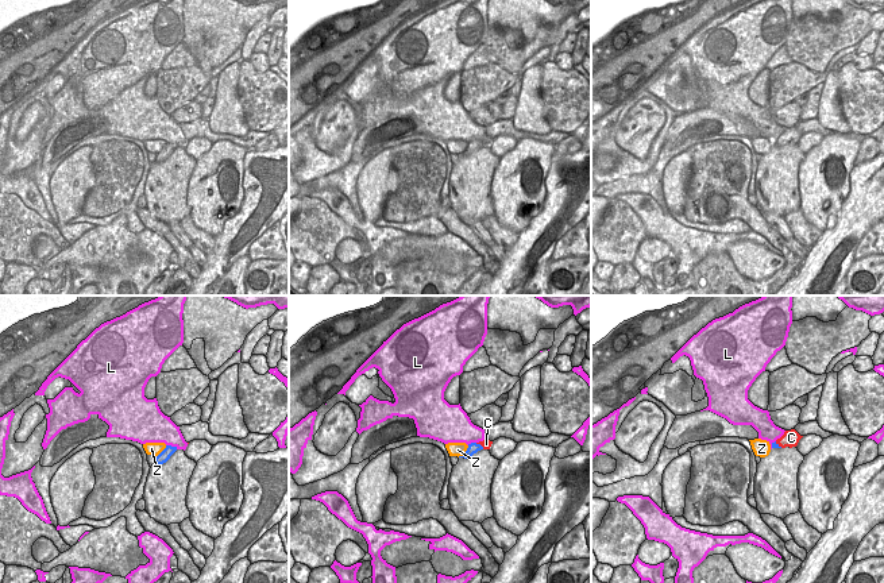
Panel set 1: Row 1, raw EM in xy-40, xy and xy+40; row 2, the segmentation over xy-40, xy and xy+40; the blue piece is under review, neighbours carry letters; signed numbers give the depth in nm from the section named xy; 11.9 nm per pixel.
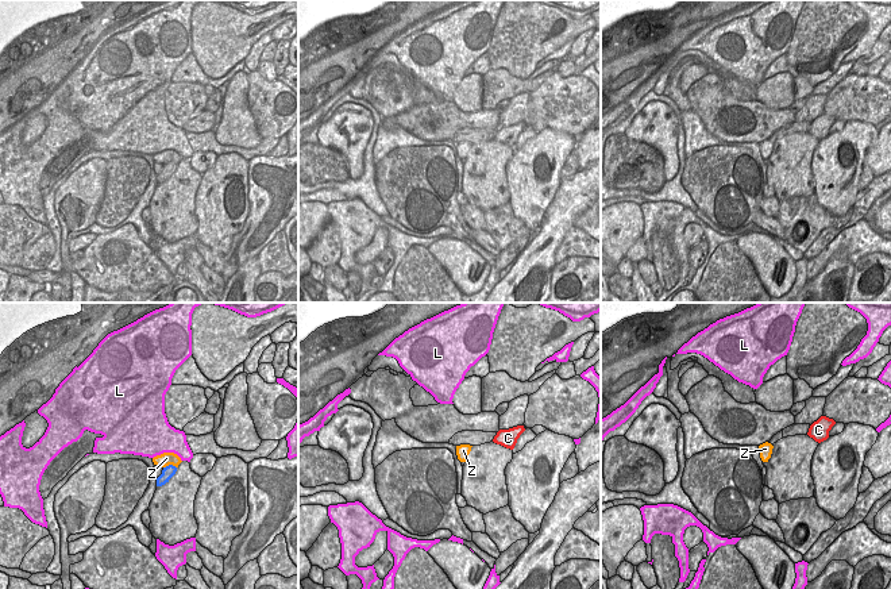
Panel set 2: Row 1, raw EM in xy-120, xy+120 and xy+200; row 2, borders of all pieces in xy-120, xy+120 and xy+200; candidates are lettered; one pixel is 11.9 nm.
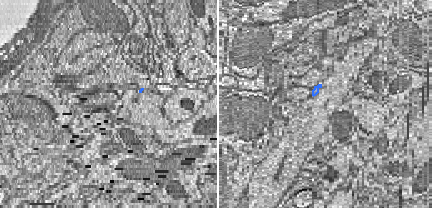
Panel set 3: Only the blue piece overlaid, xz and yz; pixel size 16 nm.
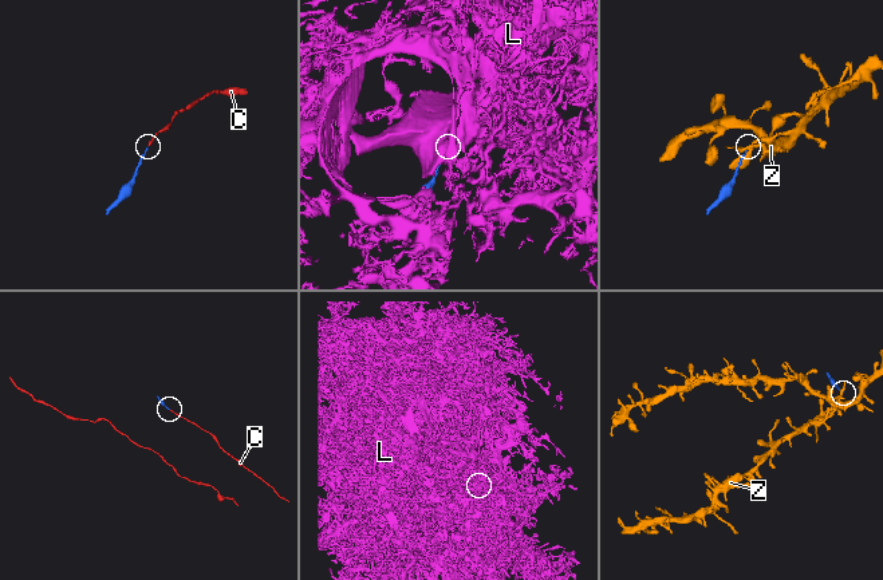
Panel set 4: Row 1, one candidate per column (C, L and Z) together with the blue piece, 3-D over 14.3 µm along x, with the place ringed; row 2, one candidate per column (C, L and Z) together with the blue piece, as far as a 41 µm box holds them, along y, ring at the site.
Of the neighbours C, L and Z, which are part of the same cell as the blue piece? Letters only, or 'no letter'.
C

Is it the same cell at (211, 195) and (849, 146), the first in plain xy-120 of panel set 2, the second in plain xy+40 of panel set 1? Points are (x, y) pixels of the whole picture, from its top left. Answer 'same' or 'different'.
same

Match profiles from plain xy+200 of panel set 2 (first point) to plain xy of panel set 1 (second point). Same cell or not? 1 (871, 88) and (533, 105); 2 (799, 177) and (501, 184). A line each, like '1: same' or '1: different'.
1: different
2: different

